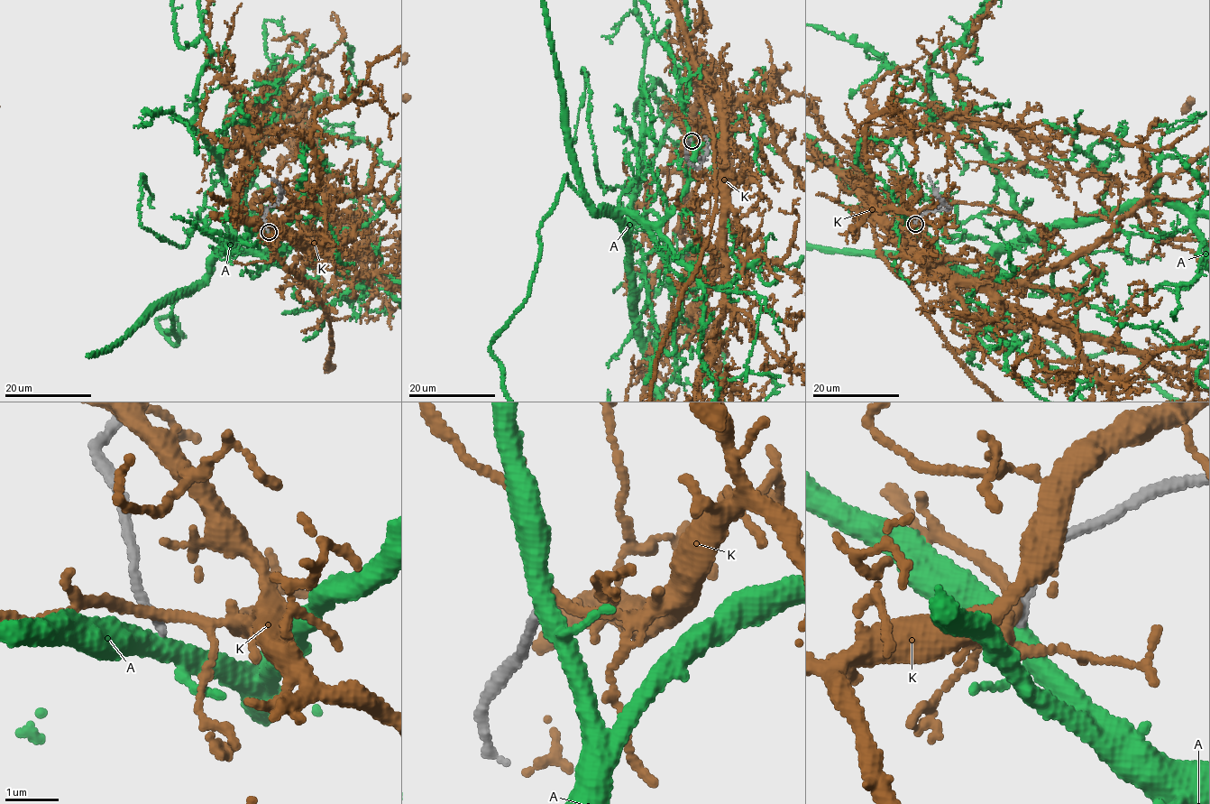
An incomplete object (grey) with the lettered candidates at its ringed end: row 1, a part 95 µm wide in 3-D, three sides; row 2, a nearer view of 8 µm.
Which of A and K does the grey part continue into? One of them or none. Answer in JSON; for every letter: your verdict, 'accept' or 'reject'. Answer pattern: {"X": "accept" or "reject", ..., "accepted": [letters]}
{"A": "accept", "K": "reject", "accepted": ["A"]}

